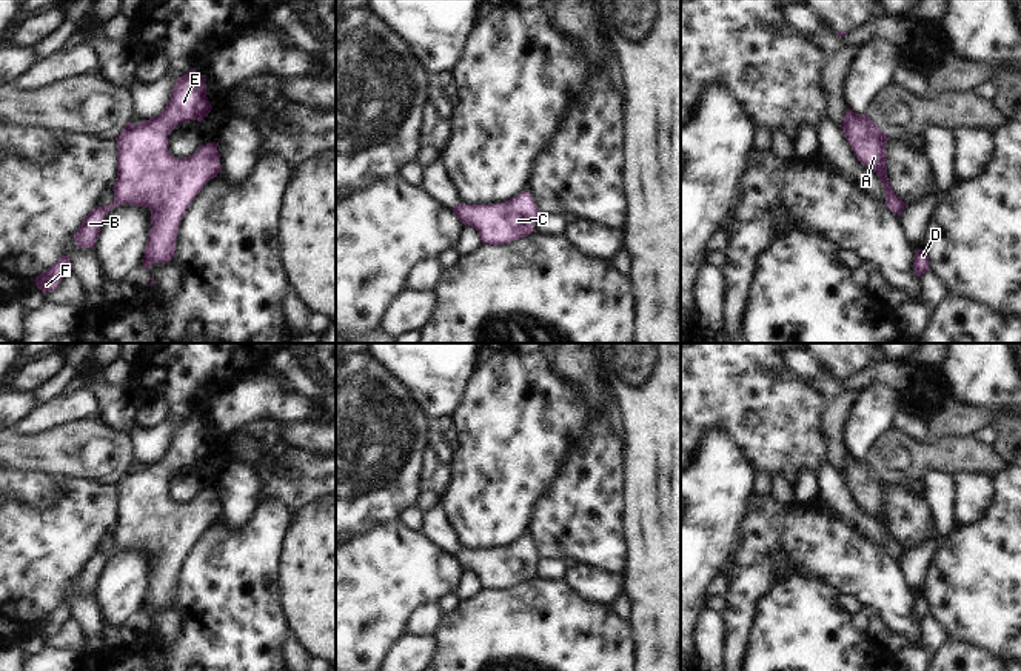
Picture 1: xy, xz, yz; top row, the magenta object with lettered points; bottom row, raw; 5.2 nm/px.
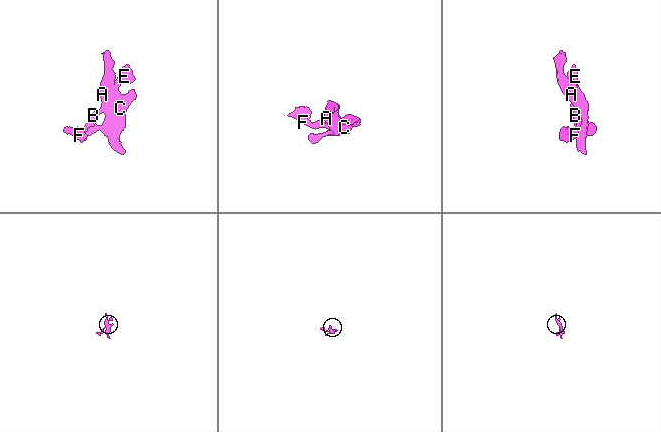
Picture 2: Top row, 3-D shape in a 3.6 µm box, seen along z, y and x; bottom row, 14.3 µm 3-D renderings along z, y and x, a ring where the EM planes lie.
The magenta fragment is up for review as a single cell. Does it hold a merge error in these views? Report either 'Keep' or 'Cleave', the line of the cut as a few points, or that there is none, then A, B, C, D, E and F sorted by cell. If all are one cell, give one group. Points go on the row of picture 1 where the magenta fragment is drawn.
Keep. No split. Groups: A B C D E F.

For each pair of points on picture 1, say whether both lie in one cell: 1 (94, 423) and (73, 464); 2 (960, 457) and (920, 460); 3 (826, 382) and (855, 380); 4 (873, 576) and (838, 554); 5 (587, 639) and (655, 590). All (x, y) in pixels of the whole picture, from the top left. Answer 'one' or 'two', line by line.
1: one
2: one
3: one
4: one
5: two

